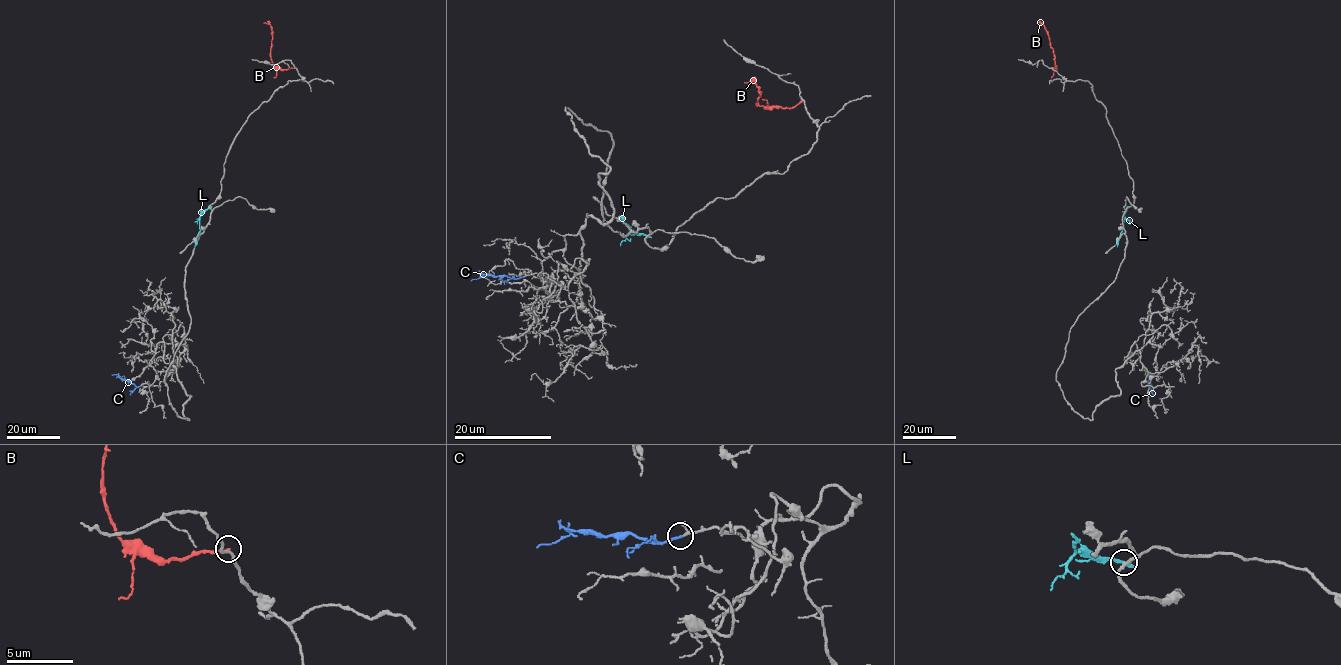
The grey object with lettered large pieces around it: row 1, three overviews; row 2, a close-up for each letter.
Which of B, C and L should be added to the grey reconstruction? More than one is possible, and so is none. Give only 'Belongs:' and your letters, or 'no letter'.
Belongs: C

